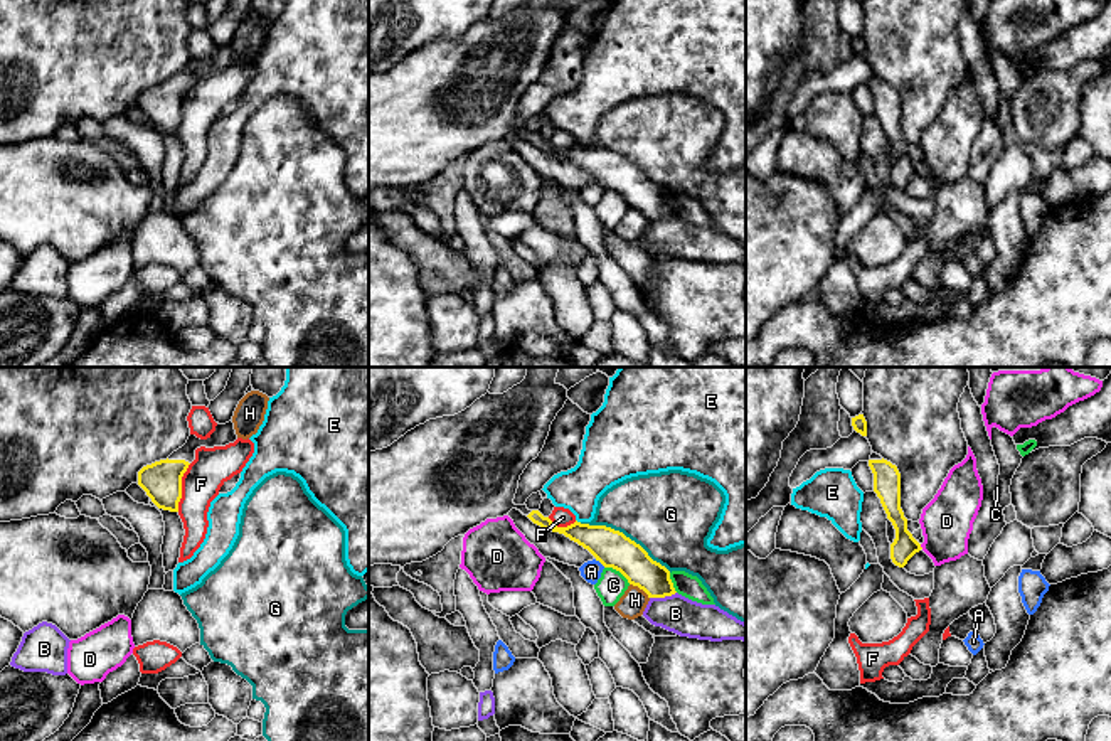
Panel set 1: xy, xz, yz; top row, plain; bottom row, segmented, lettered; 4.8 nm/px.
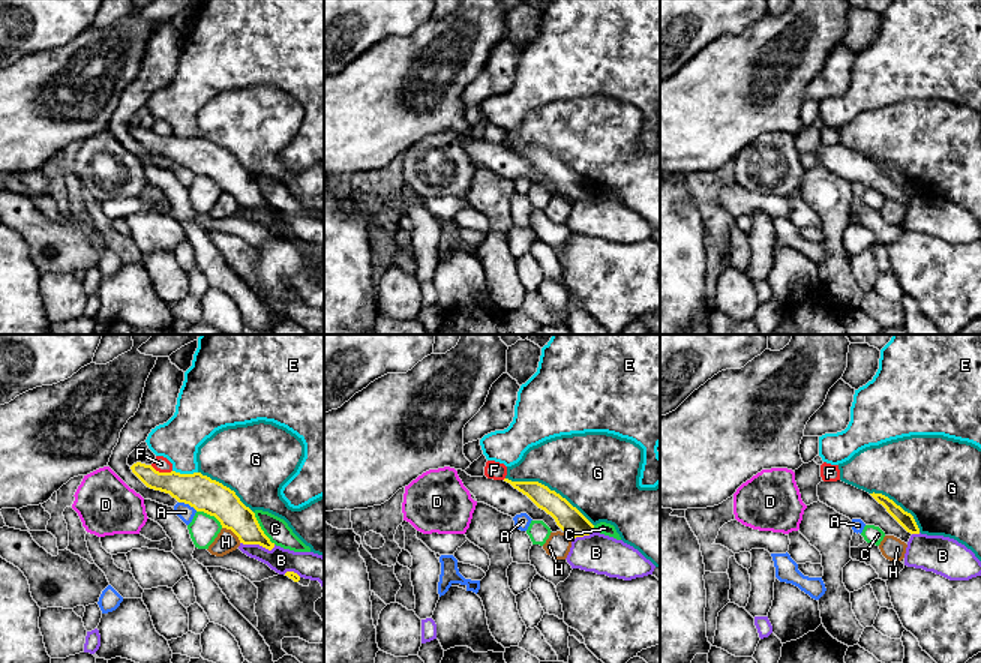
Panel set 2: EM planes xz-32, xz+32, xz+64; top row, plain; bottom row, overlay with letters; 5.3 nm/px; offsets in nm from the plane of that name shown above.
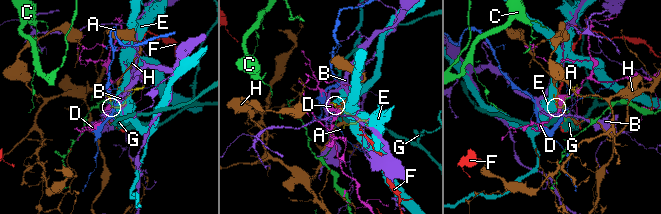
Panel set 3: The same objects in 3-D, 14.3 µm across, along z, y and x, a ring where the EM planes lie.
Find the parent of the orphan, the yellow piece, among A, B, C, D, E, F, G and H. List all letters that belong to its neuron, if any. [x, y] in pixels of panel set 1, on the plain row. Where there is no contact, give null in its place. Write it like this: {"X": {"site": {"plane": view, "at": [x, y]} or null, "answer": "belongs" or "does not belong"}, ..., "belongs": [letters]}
{"A": {"site": {"plane": "xz", "at": [600, 184]}, "answer": "does not belong"}, "B": {"site": {"plane": "xz", "at": [662, 219]}, "answer": "does not belong"}, "C": {"site": {"plane": "xz", "at": [618, 192]}, "answer": "does not belong"}, "D": {"site": {"plane": "yz", "at": [919, 169]}, "answer": "does not belong"}, "E": {"site": {"plane": "xz", "at": [576, 143]}, "answer": "does not belong"}, "F": {"site": {"plane": "xy", "at": [180, 110]}, "answer": "does not belong"}, "G": {"site": {"plane": "xz", "at": [623, 157]}, "answer": "does not belong"}, "H": {"site": {"plane": "xz", "at": [640, 211]}, "answer": "does not belong"}, "belongs": []}

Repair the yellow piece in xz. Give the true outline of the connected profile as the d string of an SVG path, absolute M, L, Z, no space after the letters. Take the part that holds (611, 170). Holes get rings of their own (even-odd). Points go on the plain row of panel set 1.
M525 0L503 17L486 15L465 34L429 42L391 69L369 74L369 189L423 185L441 175L451 162L517 131L542 152L564 157L587 172L648 221L675 217L670 194L623 155L577 143L557 150L539 133L513 126L520 98L542 74L550 47L567 22L567 12L556 0Z

